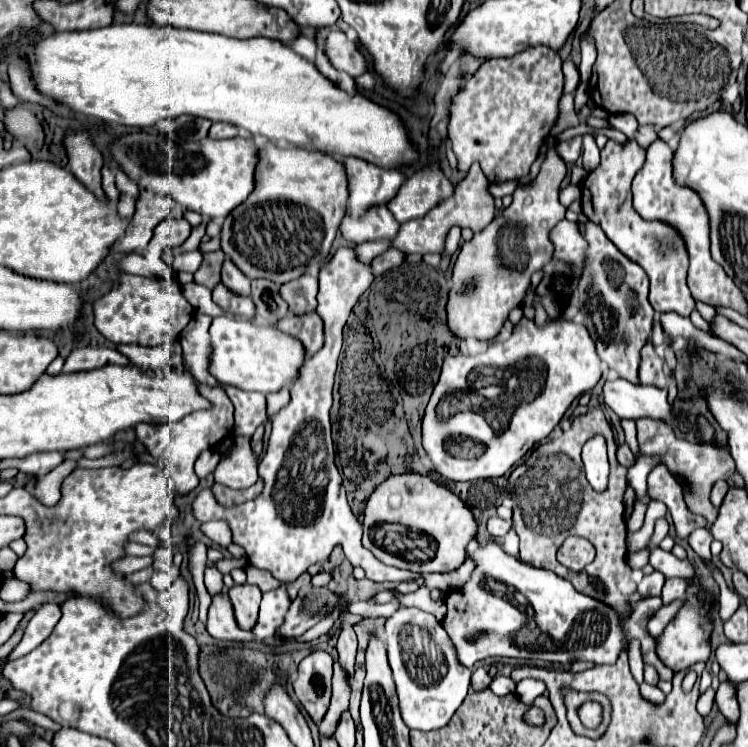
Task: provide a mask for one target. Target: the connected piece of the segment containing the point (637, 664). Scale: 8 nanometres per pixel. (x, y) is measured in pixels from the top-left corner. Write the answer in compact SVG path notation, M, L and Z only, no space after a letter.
M633 641L629 647L629 665L631 665L633 677L637 679L637 683L640 685L644 681L644 662L643 657L641 657L639 641Z

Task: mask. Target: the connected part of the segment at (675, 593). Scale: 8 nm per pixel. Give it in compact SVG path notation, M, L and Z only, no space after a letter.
M667 579L663 585L663 593L661 599L667 605L669 601L675 599L683 599L685 597L685 589L689 589L689 581L681 581L681 579Z

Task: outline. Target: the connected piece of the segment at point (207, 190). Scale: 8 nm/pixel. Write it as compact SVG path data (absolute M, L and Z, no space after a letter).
M129 133L117 137L109 147L113 161L145 189L169 195L183 209L191 209L211 219L225 219L249 193L255 189L255 167L259 161L259 147L253 137L233 139L203 139L199 143L171 143L159 133Z

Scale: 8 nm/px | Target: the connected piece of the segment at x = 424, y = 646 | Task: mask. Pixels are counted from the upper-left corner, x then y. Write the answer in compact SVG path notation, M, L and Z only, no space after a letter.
M399 607L387 619L385 631L389 665L393 671L393 681L397 685L399 709L405 725L419 731L445 727L469 691L471 669L463 667L457 661L449 635L431 613L415 607Z

